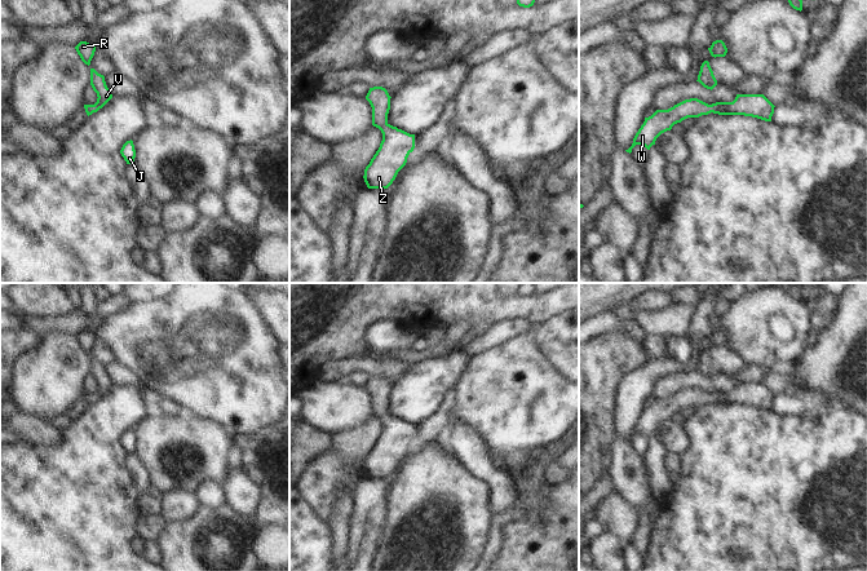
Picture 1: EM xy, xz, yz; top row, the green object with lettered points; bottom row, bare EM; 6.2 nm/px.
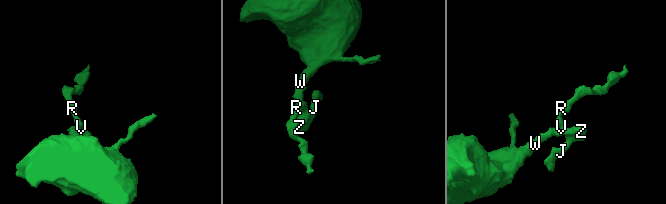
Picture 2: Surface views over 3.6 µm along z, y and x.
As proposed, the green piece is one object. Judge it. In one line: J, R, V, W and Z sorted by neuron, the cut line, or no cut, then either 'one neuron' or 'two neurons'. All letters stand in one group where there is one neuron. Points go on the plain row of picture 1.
groups J R V W Z; cut none; one neuron

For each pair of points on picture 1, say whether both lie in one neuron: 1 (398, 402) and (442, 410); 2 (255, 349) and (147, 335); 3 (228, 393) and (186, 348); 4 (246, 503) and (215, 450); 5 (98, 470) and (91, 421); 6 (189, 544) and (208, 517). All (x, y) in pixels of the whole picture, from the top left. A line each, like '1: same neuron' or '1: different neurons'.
1: different neurons
2: same neuron
3: same neuron
4: different neurons
5: same neuron
6: same neuron

